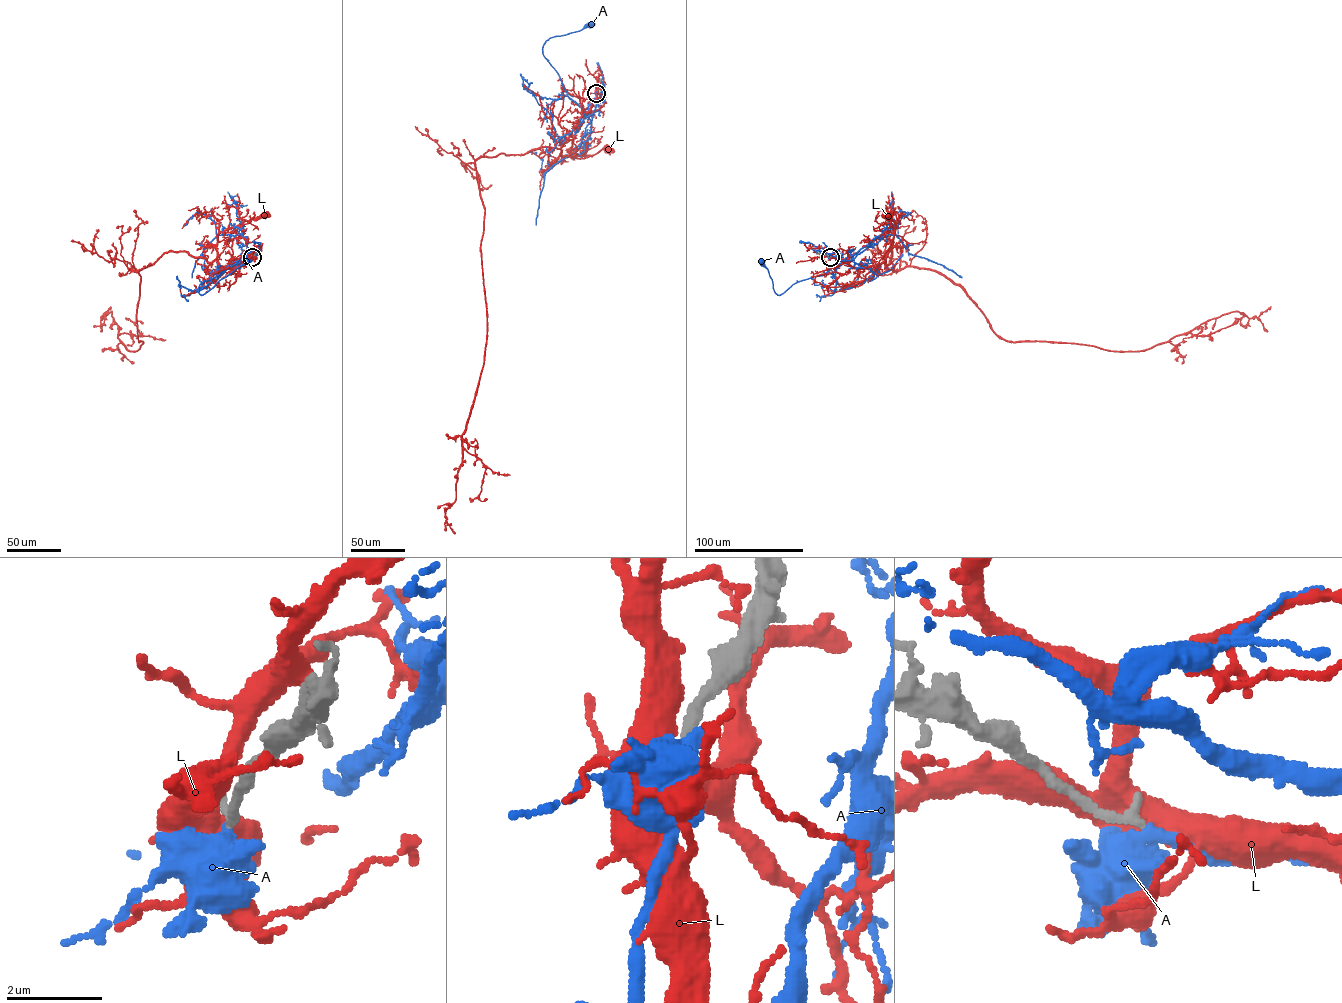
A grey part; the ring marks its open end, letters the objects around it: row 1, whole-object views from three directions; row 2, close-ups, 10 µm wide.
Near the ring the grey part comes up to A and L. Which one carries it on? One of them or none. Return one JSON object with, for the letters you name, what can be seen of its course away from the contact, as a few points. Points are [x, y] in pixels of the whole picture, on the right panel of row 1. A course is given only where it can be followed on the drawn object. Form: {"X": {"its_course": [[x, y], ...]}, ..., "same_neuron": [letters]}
{"A": {"its_course": [[830, 257], [847, 262], [831, 273], [797, 281], [779, 295], [774, 292], [768, 271], [760, 261]]}, "same_neuron": ["A"]}

